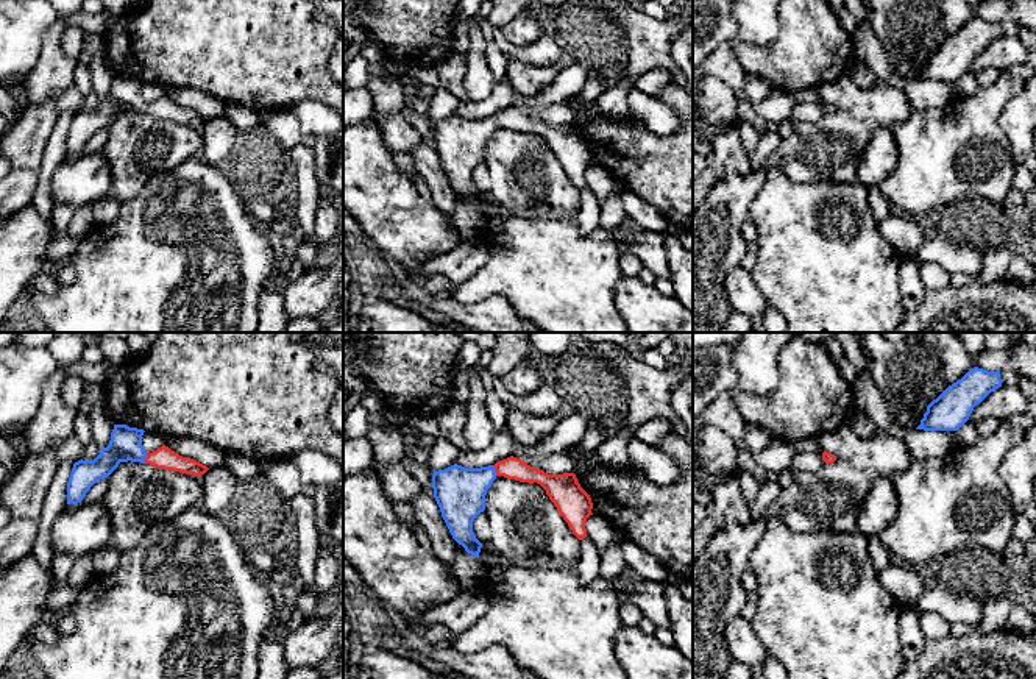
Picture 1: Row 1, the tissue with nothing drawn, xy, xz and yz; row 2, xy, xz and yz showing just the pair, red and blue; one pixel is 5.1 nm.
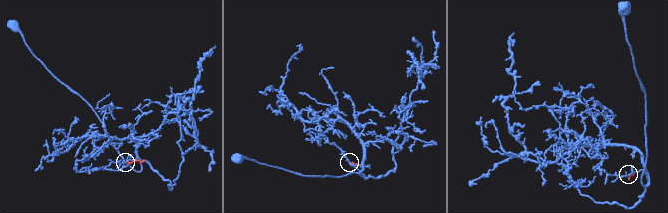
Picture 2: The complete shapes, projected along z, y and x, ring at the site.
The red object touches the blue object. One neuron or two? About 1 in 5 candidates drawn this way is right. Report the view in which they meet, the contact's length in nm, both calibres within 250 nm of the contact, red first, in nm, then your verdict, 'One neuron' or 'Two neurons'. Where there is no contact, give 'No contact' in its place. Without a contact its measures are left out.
Touches red in xy. Shared border 60 nm. Thickness 110 nm (red) against 170 nm. One neuron

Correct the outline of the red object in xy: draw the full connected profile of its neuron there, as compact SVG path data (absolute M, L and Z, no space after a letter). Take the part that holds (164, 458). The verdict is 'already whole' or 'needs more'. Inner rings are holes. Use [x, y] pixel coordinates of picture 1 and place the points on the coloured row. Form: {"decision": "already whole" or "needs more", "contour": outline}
{"decision": "needs more", "contour": "M114 425L109 445L100 450L100 454L94 460L81 459L73 464L67 484L67 504L81 503L90 487L97 481L108 478L120 462L150 464L156 468L193 476L201 476L209 470L206 465L183 457L165 445L153 453L147 453L142 446L144 432L144 429L126 425Z"}

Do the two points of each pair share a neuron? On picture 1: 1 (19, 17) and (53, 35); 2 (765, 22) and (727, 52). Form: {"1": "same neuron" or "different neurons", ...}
{"1": "different neurons", "2": "same neuron"}

